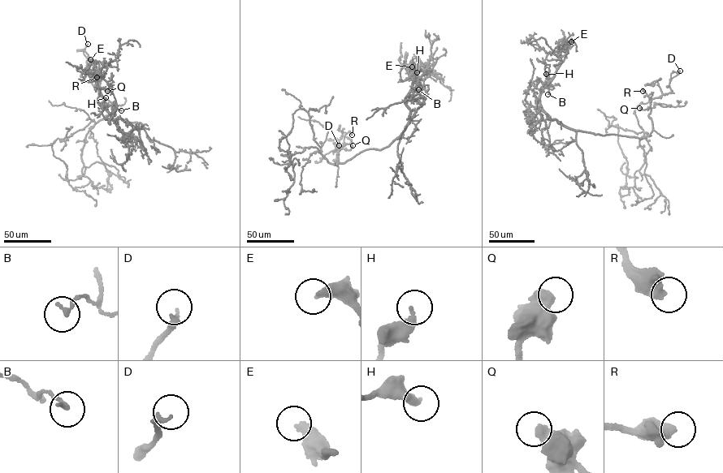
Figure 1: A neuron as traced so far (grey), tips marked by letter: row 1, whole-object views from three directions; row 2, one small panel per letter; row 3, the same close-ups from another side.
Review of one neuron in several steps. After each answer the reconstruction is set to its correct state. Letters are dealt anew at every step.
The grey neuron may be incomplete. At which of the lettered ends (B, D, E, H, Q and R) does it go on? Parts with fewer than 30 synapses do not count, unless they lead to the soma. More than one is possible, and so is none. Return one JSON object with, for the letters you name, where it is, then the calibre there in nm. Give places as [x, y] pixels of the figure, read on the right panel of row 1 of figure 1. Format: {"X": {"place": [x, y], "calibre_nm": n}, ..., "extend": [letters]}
{"extend": []}

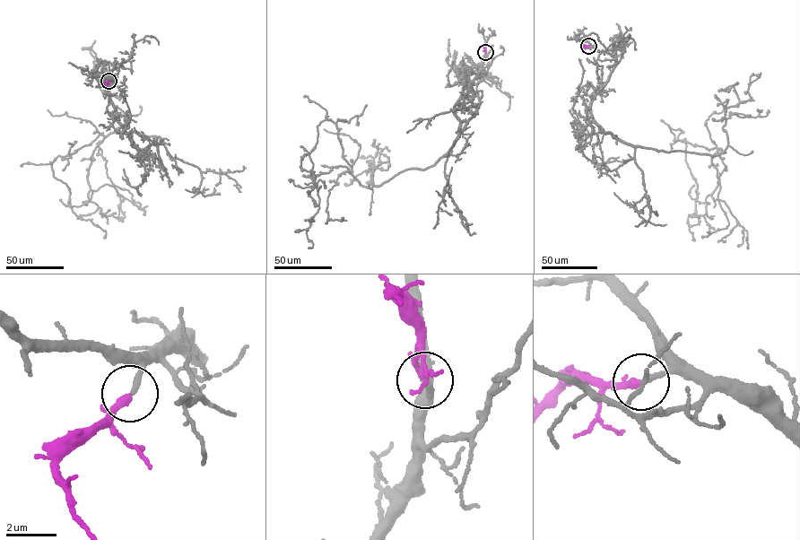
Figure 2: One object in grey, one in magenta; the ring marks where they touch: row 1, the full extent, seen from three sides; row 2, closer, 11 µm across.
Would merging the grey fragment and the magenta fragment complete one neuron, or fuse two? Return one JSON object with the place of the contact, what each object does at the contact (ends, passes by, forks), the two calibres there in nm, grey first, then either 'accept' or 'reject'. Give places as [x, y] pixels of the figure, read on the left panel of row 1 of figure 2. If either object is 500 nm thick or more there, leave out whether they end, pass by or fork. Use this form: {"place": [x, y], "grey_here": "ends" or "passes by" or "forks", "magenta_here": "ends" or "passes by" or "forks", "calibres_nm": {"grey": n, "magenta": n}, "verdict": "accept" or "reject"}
{"place": [108, 81], "grey_here": "ends", "magenta_here": "ends", "calibres_nm": {"grey": 220, "magenta": 280}, "verdict": "accept"}

